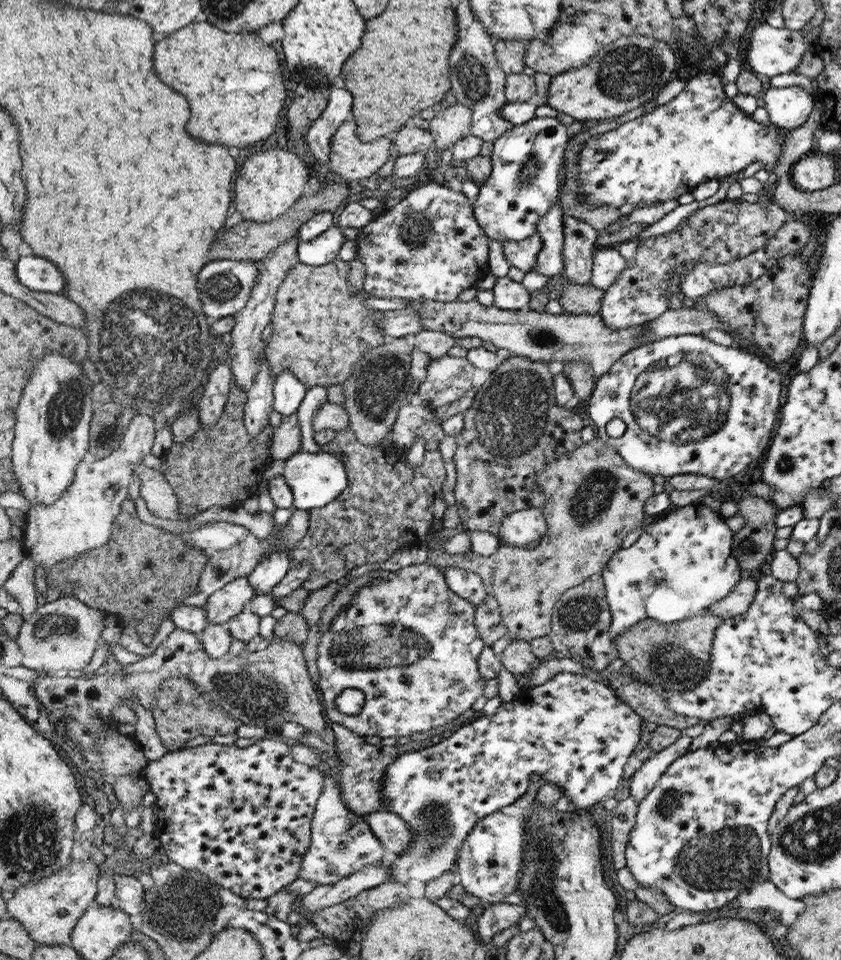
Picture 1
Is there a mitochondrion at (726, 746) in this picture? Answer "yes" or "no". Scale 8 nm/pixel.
no

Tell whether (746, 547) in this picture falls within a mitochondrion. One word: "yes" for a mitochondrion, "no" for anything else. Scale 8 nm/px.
yes

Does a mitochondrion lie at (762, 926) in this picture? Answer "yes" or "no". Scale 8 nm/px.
no

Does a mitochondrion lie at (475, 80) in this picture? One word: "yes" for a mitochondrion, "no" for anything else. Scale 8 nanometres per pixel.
yes

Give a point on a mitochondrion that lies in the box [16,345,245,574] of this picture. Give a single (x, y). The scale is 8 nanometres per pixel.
(64, 411)

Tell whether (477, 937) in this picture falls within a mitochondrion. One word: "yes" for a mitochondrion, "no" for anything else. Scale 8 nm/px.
no

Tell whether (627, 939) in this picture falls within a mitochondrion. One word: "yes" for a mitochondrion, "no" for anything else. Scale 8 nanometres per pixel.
no

